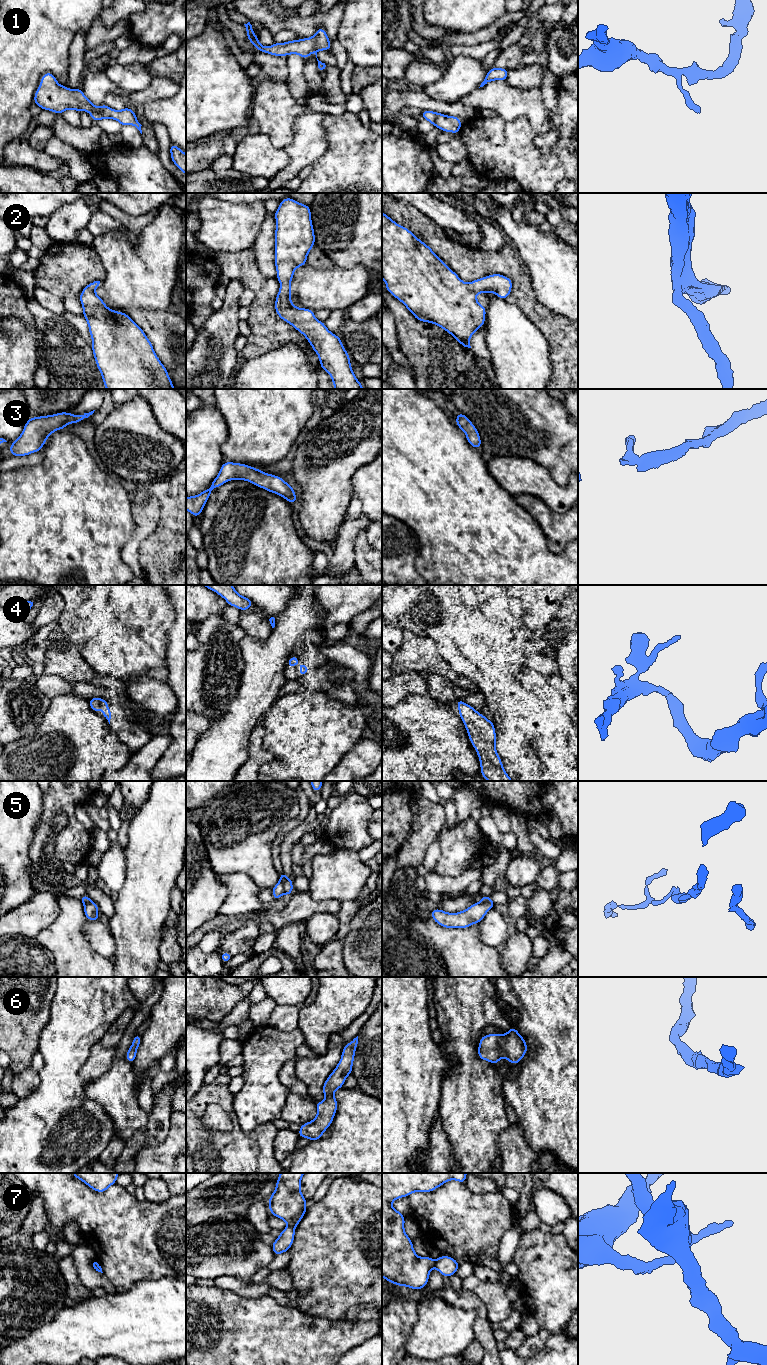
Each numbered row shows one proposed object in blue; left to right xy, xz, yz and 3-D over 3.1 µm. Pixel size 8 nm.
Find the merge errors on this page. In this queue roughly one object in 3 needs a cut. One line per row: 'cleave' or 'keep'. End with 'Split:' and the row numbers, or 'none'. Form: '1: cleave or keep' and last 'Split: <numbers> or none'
1: keep
2: keep
3: keep
4: keep
5: cleave
6: keep
7: cleave
Split: 5, 7

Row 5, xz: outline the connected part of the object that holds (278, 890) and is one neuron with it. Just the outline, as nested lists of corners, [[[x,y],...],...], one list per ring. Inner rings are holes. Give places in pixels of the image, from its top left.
[[[280,880],[272,888],[272,892],[273,892],[273,898],[274,898],[274,900],[277,900],[277,899],[281,898],[281,896],[284,894],[284,885],[283,885],[283,881],[282,880]]]

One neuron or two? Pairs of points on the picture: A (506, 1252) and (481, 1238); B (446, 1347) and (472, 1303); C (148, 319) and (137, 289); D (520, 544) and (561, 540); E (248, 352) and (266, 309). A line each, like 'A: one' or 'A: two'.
A: two
B: two
C: two
D: two
E: one

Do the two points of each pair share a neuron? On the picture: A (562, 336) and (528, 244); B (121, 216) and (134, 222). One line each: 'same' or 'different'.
A: different
B: same

